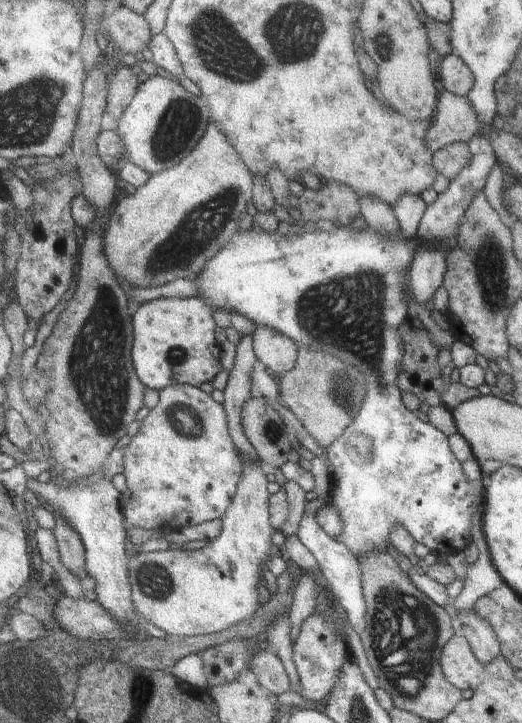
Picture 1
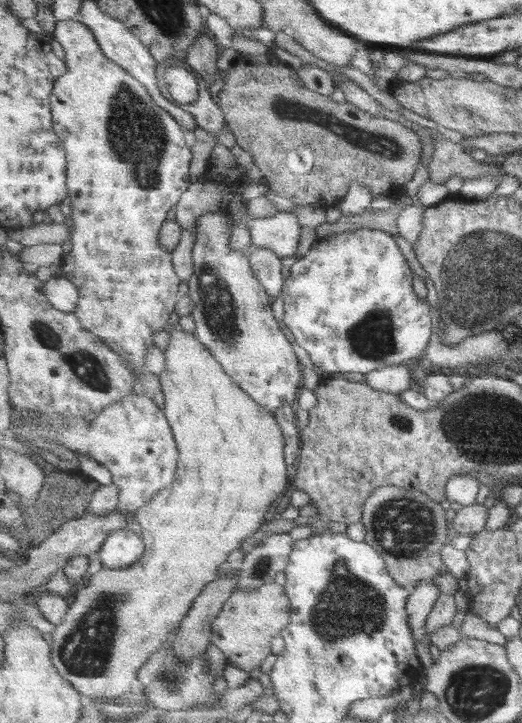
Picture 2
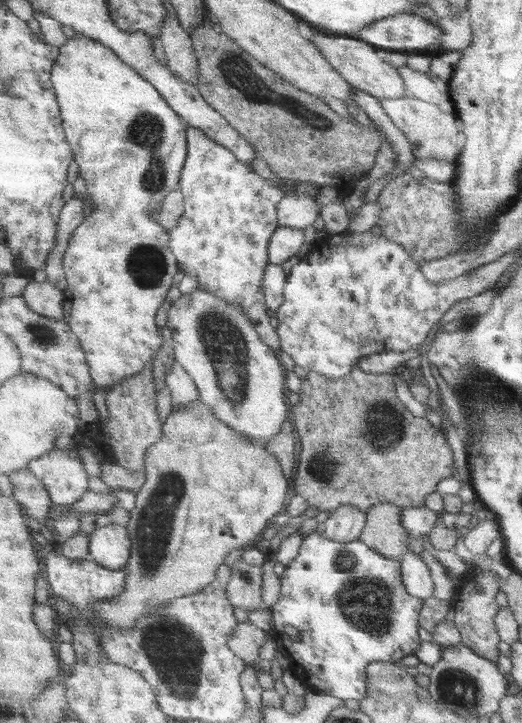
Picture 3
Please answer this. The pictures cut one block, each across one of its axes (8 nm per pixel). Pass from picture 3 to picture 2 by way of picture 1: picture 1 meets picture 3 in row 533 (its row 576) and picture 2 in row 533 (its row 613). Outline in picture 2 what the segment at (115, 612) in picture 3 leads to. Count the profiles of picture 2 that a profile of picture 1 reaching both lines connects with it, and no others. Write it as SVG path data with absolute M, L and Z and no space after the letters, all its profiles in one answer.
M178 324L174 329L169 332L169 328L166 331L169 333L169 344L167 350L165 350L165 371L159 376L161 378L162 390L165 397L164 413L167 415L168 421L172 423L172 429L174 434L174 440L176 441L177 451L179 454L179 467L177 467L177 473L175 473L175 483L169 487L161 489L151 501L141 506L135 512L139 524L141 524L141 538L145 542L145 554L136 562L135 565L124 569L113 570L102 566L94 575L87 578L86 583L77 587L77 594L73 602L70 602L70 609L67 611L63 622L56 627L56 632L52 634L53 644L52 656L53 664L57 666L57 670L69 678L73 682L73 686L77 686L77 690L81 690L83 694L87 696L93 696L89 700L95 700L106 704L110 701L120 702L123 696L131 693L133 688L133 682L138 680L137 673L144 668L149 662L149 657L152 653L157 652L161 647L170 643L175 633L179 630L179 624L185 620L189 611L193 606L193 603L197 598L204 593L204 589L210 582L219 579L219 568L229 560L229 554L233 550L239 550L241 546L244 546L244 542L247 539L251 539L252 536L256 536L257 530L263 526L263 523L271 523L269 510L275 502L275 498L279 498L283 490L289 488L289 468L287 468L286 457L284 454L286 443L283 438L283 432L277 420L267 412L263 410L257 402L253 402L239 386L224 372L223 366L220 362L217 362L215 358L203 348L201 342L195 340L195 334L188 334L183 331L183 328Z

